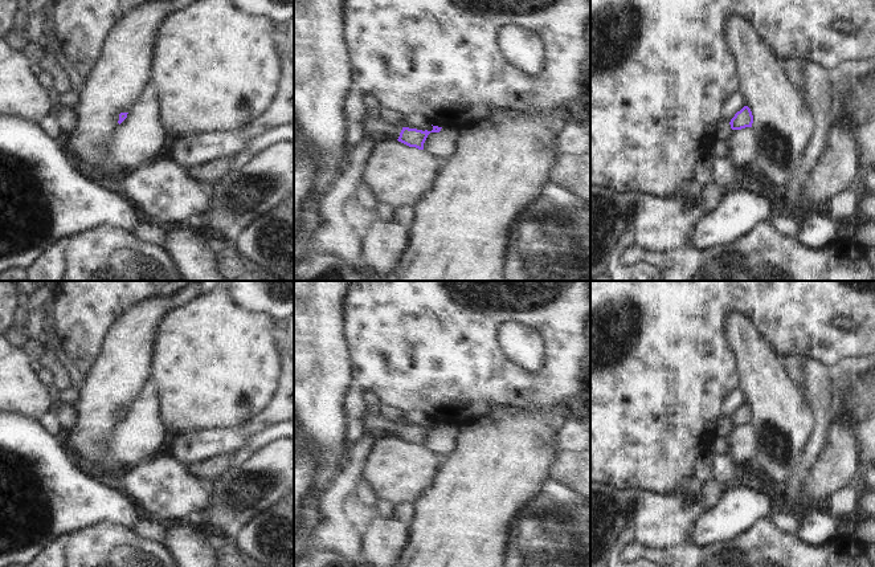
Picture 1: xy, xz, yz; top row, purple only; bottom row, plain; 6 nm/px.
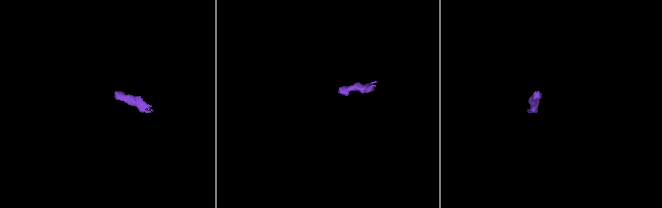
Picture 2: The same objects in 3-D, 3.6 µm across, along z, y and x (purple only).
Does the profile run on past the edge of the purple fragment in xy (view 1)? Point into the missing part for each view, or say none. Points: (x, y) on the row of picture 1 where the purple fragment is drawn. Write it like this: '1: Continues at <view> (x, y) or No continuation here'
1: No continuation here

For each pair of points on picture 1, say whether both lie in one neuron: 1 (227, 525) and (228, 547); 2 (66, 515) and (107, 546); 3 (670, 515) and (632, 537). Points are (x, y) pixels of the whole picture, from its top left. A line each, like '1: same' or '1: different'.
1: different
2: different
3: same

